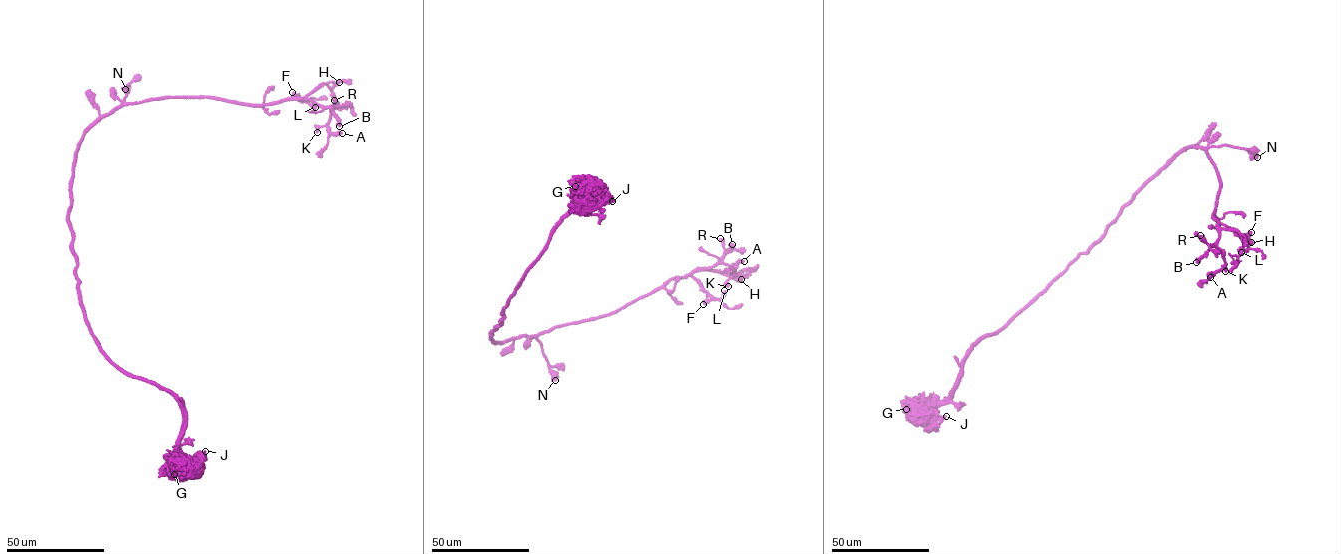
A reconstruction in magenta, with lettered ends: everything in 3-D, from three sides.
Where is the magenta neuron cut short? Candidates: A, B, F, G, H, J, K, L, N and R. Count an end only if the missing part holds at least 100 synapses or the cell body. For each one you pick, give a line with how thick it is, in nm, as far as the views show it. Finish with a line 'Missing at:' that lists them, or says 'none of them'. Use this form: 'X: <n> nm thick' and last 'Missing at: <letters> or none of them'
Missing at: none of them

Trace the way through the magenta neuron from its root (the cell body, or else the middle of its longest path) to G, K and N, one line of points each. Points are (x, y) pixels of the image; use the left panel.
G: (70, 188), (68, 219), (89, 329), (123, 372), (163, 387), (180, 403), (181, 471), (174, 474)
K: (70, 188), (85, 132), (125, 105), (182, 96), (255, 104), (307, 98), (330, 108), (329, 120), (317, 132)
N: (70, 188), (74, 159), (85, 132), (120, 108), (126, 96), (125, 89)

